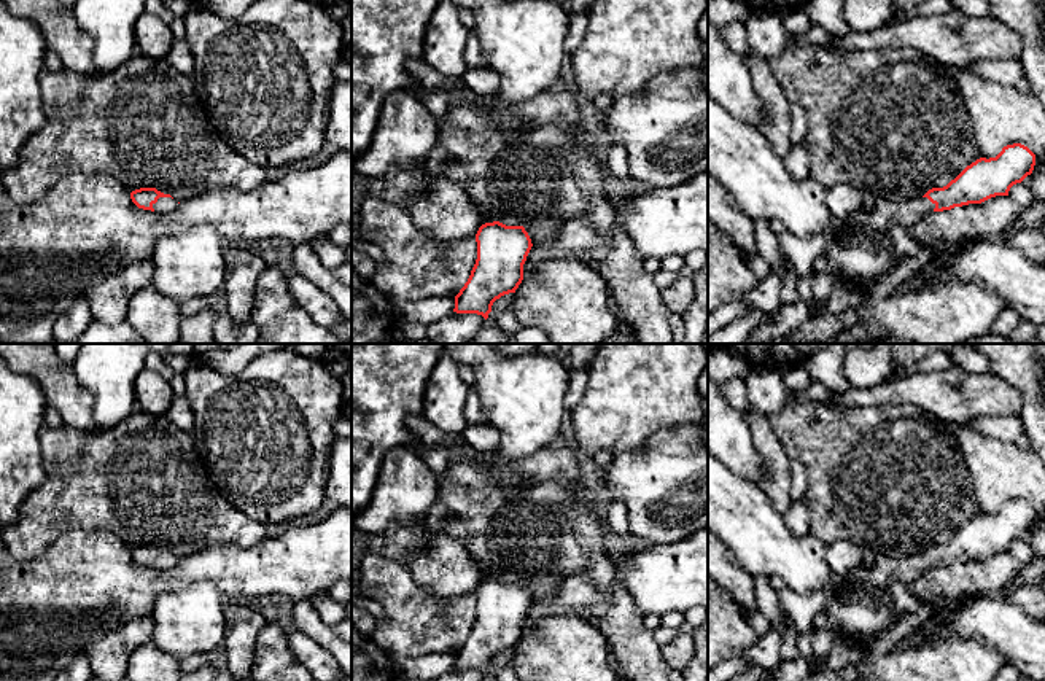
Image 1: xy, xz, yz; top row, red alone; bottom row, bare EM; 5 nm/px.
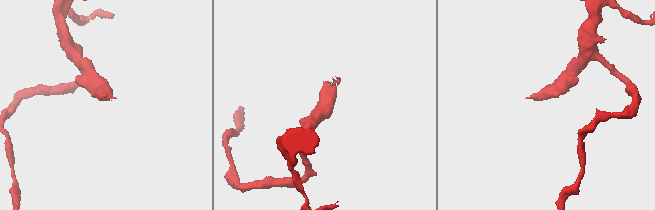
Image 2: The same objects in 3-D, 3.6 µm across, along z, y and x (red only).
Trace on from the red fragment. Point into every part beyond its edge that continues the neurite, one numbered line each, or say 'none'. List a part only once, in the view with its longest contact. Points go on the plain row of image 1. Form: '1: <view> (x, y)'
1: xy (164, 560)

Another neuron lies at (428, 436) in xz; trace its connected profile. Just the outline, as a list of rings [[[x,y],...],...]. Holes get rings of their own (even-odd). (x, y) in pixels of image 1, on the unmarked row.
[[[425,417],[407,420],[410,433],[418,439],[414,447],[415,453],[421,458],[433,447],[447,447],[450,450],[449,461],[471,460],[479,453],[472,447],[456,447],[450,434],[439,431]]]

